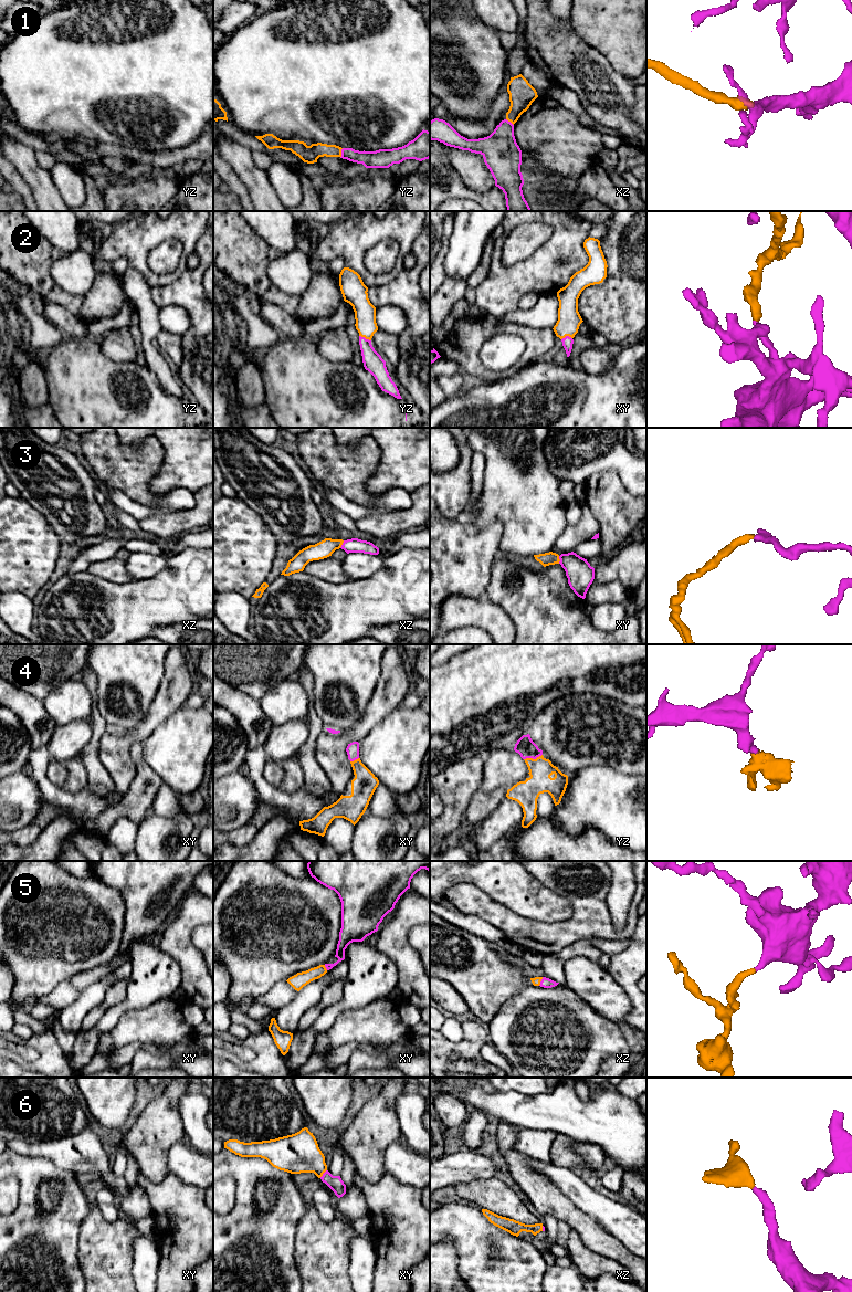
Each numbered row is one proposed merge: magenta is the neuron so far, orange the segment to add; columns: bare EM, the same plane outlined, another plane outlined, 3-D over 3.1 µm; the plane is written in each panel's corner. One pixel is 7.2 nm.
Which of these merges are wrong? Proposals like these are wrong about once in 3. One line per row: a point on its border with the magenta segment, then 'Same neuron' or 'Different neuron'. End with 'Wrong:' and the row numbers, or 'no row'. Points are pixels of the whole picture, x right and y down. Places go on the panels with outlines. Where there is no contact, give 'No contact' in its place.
1: Touches magenta at yz (342, 153). Same neuron
2: Touches magenta at yz (364, 337). Same neuron
3: Touches magenta at xz (343, 544). Same neuron
4: Touches magenta at yz (533, 758). Same neuron
5: Touches magenta at xz (540, 981). Same neuron
6: Touches magenta at xy (323, 1174). Same neuron
Wrong: no row

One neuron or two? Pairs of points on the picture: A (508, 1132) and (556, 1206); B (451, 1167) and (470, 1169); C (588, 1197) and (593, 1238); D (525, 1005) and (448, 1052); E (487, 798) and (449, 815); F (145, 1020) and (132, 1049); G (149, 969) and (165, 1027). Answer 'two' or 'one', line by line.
A: one
B: one
C: two
D: two
E: two
F: two
G: two

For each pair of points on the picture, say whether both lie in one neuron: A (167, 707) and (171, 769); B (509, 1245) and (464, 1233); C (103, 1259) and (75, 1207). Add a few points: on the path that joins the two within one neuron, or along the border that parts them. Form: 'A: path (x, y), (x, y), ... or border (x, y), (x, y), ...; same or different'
A: border (183, 704), (148, 733); different
B: path (498, 1238), (492, 1231), (475, 1233); same
C: border (90, 1204), (90, 1210), (81, 1224), (76, 1247); different

